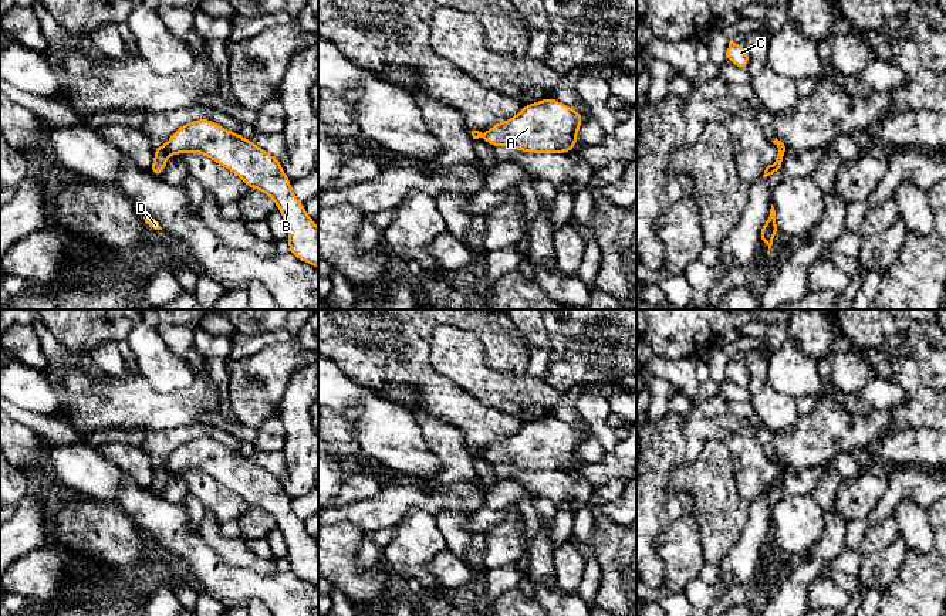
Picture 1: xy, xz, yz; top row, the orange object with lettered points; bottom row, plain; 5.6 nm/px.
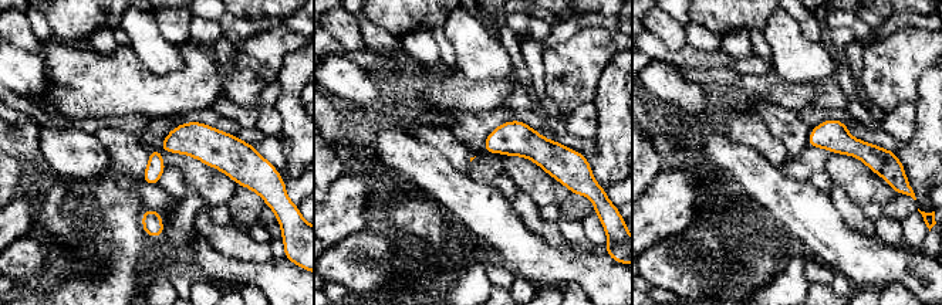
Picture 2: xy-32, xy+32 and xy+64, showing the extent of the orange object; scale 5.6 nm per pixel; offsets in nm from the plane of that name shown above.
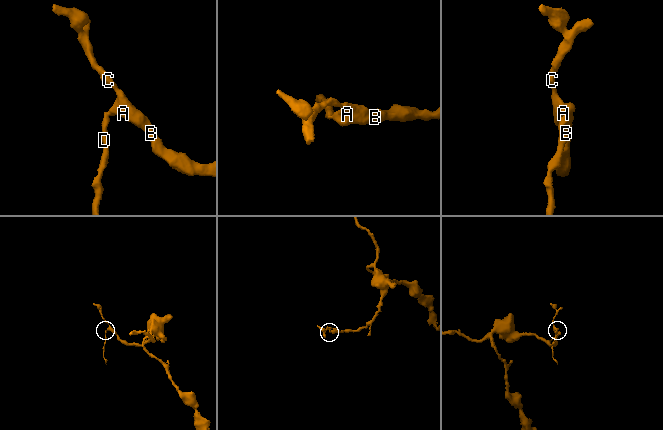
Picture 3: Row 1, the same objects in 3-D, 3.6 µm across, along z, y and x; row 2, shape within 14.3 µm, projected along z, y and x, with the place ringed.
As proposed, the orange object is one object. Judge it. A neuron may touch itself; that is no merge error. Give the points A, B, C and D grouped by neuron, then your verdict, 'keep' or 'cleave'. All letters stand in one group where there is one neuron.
groups A B C / D; cleave

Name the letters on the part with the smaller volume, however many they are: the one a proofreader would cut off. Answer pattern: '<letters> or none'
D

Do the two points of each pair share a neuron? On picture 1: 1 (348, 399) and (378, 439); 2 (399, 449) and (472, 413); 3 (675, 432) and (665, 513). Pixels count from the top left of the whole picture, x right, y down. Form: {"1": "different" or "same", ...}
{"1": "same", "2": "different", "3": "same"}

